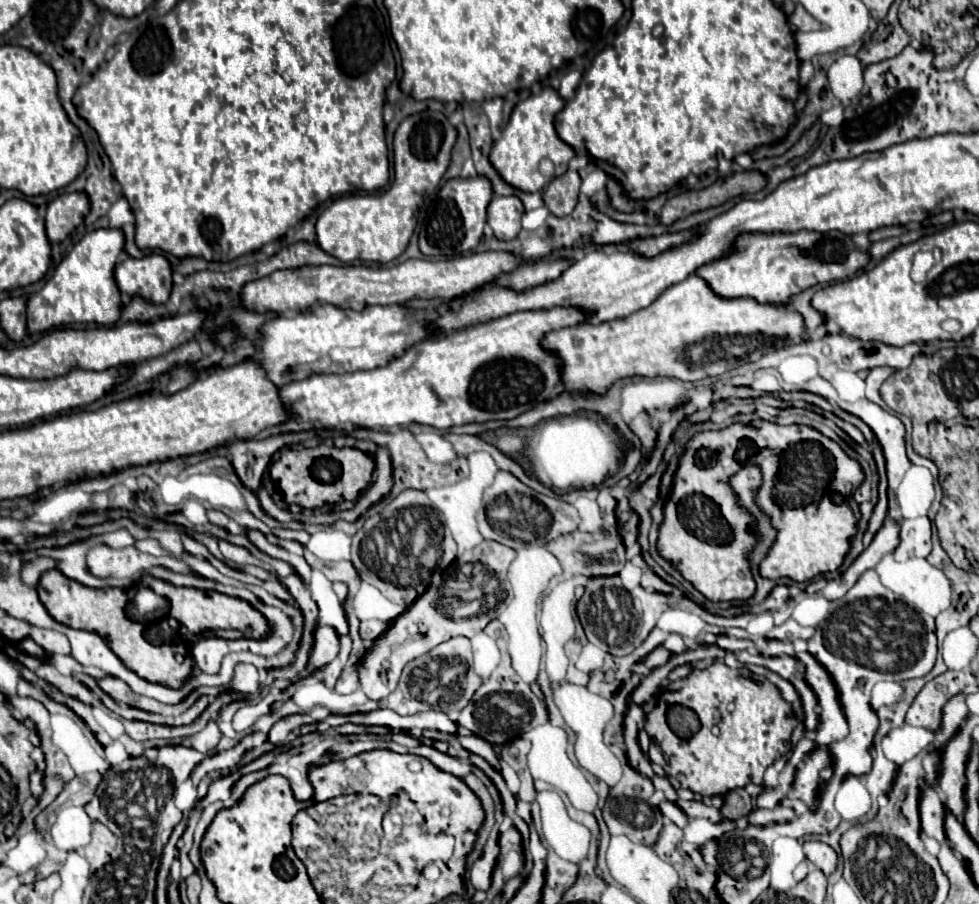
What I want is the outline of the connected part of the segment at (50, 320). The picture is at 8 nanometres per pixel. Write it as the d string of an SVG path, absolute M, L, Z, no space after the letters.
M94 230L88 232L72 252L58 264L54 276L28 300L28 332L40 334L54 326L68 326L78 322L96 322L112 326L120 318L120 290L114 282L114 266L124 248L122 230Z

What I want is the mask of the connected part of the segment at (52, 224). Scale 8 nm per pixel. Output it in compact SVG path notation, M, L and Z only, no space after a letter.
M72 192L54 198L44 216L46 236L50 244L62 242L84 220L88 210L90 202L84 192Z

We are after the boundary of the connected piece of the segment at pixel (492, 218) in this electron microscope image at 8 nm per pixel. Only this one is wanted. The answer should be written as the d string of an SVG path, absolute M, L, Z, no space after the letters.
M496 196L488 206L488 226L500 240L514 240L520 232L524 206L516 196Z

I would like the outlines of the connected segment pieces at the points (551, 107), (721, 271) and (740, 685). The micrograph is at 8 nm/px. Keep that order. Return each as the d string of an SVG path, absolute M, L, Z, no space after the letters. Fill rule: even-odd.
M544 88L542 94L530 96L518 102L508 118L508 124L502 128L500 140L494 142L490 150L490 164L496 168L500 178L522 190L522 192L540 192L548 186L552 178L540 174L540 160L548 158L554 162L554 178L562 176L568 170L568 162L574 158L574 150L564 144L556 130L554 130L554 116L564 108L564 100L558 96L556 90Z
M742 232L732 242L728 254L696 268L696 276L716 292L716 296L752 298L758 304L786 304L790 296L824 282L842 280L868 264L868 254L860 252L852 238L842 232Z
M714 663L711 667L709 667L708 669L699 671L699 670L693 670L692 673L684 678L684 679L678 679L676 681L670 682L669 685L667 684L664 688L662 688L661 692L660 692L660 698L658 698L658 708L656 708L656 712L652 712L652 714L648 714L648 718L646 718L646 726L644 726L644 730L646 730L646 732L652 732L652 738L654 738L654 740L658 740L658 744L664 744L664 758L666 758L666 766L664 766L664 770L666 770L666 776L674 776L674 778L676 778L676 780L678 780L678 782L680 782L680 784L682 784L682 788L686 788L686 790L692 790L692 792L696 792L696 794L702 794L702 796L726 796L726 794L728 794L728 792L730 792L730 790L734 790L734 788L744 788L744 786L746 786L746 784L750 784L750 782L754 782L754 784L762 784L762 782L764 782L764 772L766 772L766 768L768 768L768 766L772 766L772 764L774 764L774 760L778 760L778 758L780 758L780 756L784 756L784 754L788 754L788 752L790 752L790 750L792 750L792 744L790 744L790 736L792 736L792 730L788 730L788 728L784 728L784 722L792 722L792 720L794 720L794 718L792 718L792 704L790 704L790 702L786 702L786 700L784 700L784 698L782 698L782 694L780 694L780 690L778 690L778 688L776 688L776 686L774 686L774 684L772 684L772 682L768 682L768 680L759 680L759 678L757 678L758 676L753 675L753 679L749 676L748 677L744 677L739 670L734 670L734 669L730 669L729 667L727 667L725 664L721 663ZM736 700L736 708L734 708L734 712L732 712L732 714L730 714L730 712L724 712L728 706L729 703L734 703ZM668 705L684 705L689 709L694 710L694 712L696 712L696 714L698 714L698 718L700 718L700 722L702 722L702 730L700 730L700 732L698 732L698 734L694 734L694 736L692 736L692 738L688 738L688 740L680 740L680 738L678 738L678 736L676 736L676 734L670 734L670 732L672 732L672 730L670 730L670 726L668 726L668 722L666 722L666 708L668 708ZM716 726L718 726L718 730L720 730L720 734L718 734L718 738L716 738L716 736L714 736L714 734L712 734L712 732L714 732L714 728L716 728Z

